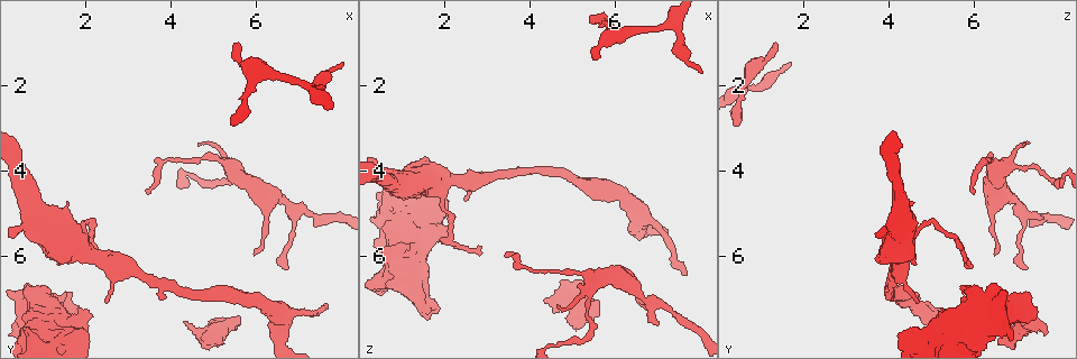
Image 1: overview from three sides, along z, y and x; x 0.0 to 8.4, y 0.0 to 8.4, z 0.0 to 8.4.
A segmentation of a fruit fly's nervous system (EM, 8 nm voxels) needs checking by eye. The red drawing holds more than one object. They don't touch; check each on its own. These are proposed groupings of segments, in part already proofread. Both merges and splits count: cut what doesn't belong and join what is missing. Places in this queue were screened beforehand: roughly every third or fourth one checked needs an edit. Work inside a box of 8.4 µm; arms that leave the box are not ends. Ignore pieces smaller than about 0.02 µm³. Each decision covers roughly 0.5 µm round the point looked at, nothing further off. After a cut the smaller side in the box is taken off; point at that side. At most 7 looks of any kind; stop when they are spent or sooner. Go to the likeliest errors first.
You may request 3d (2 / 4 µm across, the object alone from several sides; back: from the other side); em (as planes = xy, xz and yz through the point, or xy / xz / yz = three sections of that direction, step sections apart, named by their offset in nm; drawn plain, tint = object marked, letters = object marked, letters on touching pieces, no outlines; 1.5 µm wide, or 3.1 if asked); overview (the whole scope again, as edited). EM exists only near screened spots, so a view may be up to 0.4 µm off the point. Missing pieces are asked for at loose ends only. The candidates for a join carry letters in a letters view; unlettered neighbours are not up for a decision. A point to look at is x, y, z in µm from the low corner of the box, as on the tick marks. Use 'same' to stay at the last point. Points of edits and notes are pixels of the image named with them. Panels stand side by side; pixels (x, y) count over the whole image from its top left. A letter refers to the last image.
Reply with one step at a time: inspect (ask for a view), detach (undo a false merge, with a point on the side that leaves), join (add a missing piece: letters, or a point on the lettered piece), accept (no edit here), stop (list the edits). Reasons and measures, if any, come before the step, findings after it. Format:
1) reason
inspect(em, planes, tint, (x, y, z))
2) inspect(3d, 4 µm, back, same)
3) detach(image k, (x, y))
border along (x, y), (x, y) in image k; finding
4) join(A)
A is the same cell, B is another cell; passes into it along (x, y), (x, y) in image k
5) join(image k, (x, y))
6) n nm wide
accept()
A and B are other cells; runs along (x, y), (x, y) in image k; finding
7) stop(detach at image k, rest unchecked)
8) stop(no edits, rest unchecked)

thin end
inspect(3d, 4 µm, (5.60, 1.00, 1.35))

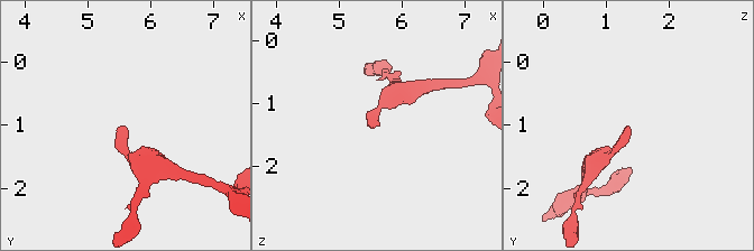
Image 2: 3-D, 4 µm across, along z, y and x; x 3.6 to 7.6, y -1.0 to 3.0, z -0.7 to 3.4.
inspect(em, yz, step 4, letters, (5.60, 1.00, 1.35))

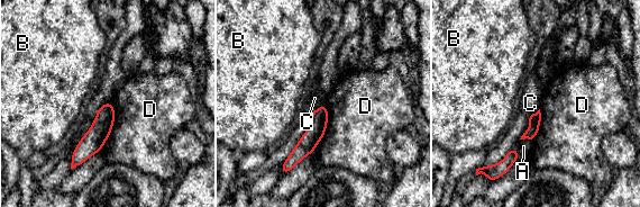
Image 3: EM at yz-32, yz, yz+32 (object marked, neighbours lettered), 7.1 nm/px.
90 nm wide
accept()
A, B, C and D are other cells; runs along (109, 106), (99, 133), (75, 161) in image 3; no lettered piece goes on from it

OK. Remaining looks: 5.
branch stops here
inspect(3d, 2 µm, (7.70, 7.25, 6.40))

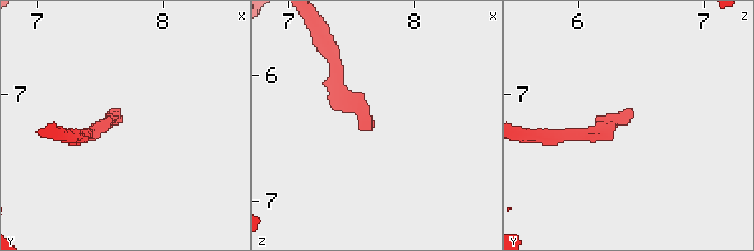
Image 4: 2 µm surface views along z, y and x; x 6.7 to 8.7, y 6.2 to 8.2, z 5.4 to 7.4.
need the tissue
inspect(em, planes, tint, (7.64, 7.22, 6.42))

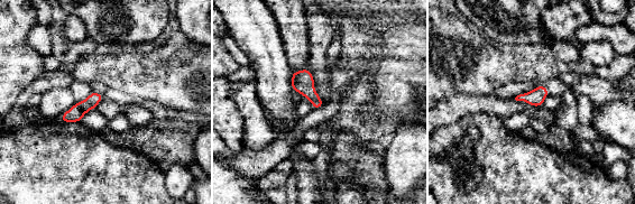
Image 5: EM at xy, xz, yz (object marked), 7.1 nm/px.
see the neighbours
inspect(em, planes, letters, same)

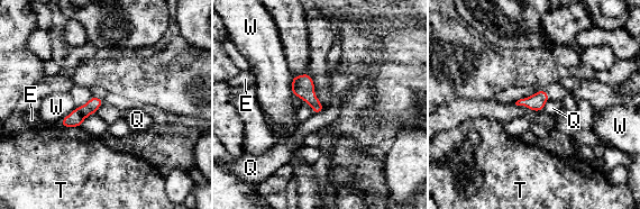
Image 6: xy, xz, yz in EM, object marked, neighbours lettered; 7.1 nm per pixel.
accept()
E, Q, T and W are other cells; runs along (99, 101), (74, 119), (64, 123) in image 6; none of them fits

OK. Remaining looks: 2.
end of a long branch
inspect(em, xy, step 8, tint, (3.40, 4.50, 5.95))

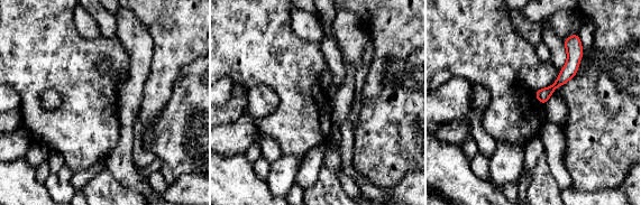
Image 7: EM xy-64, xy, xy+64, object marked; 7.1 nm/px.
inspect(em, planes, letters, same)

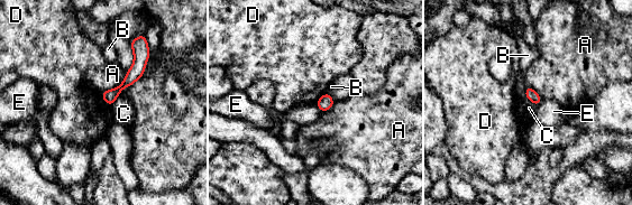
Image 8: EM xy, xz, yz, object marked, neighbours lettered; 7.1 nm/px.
accept()
A, B, C, D and E are other cells; runs along (135, 43), (138, 67), (109, 101) in image 8; no lettered piece goes on from it

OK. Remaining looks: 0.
stop(no edits, rest unchecked)

